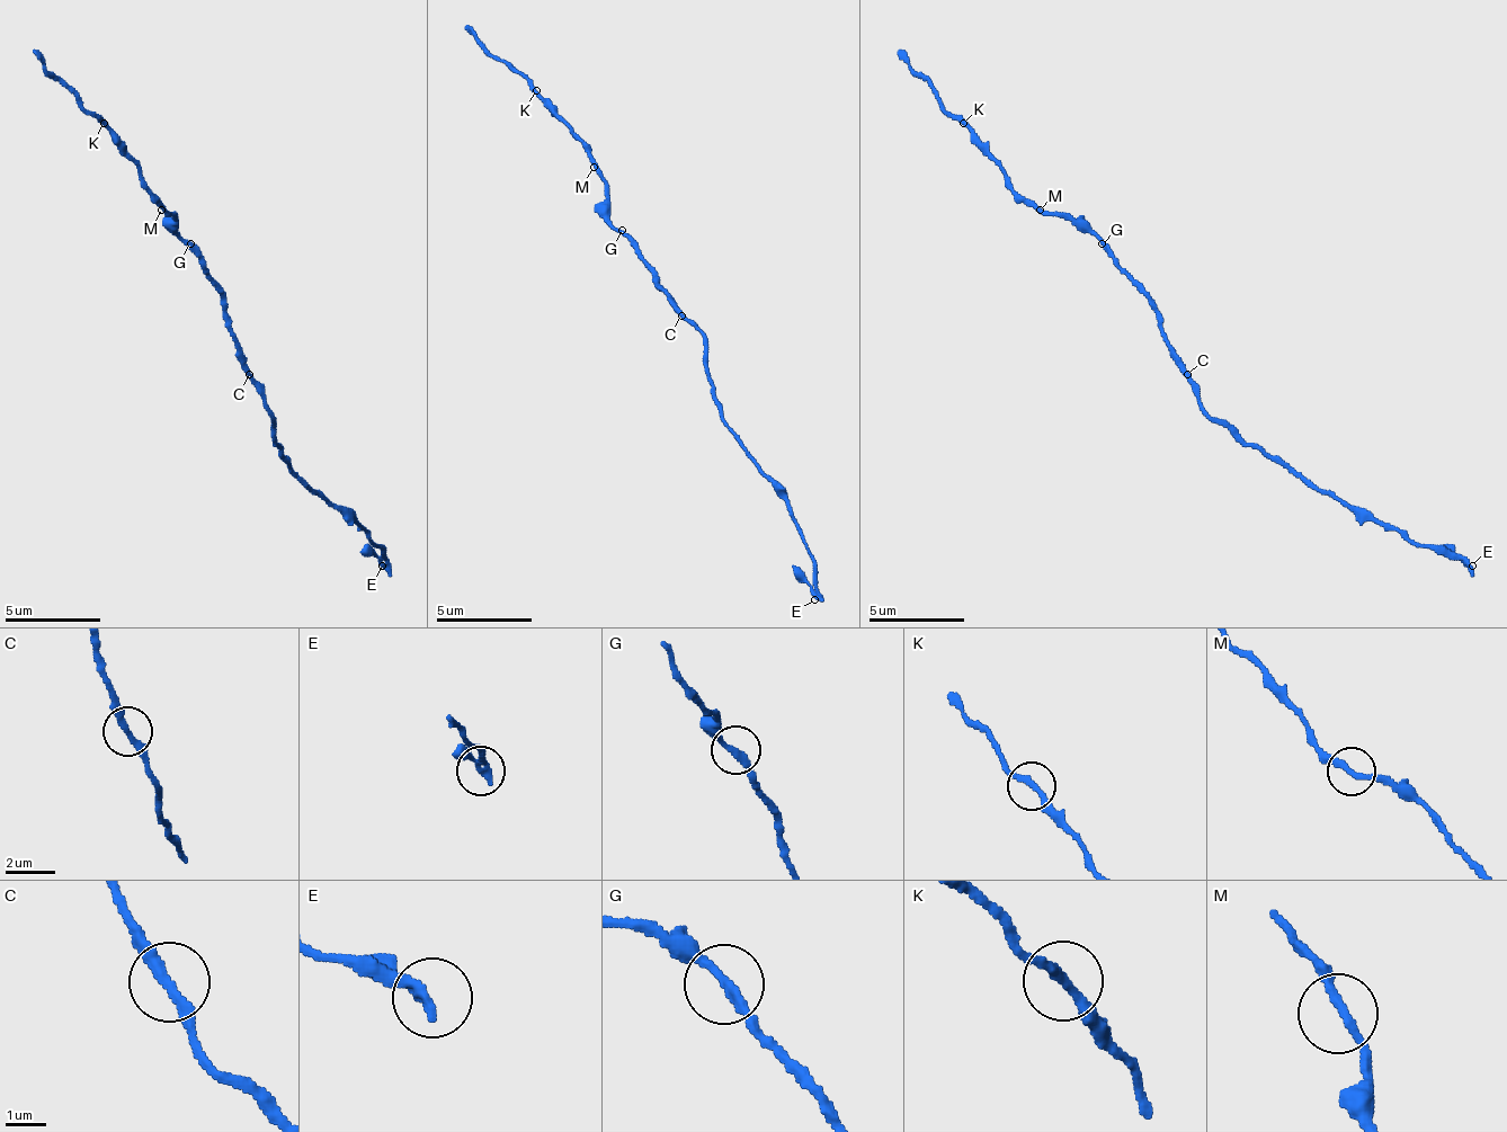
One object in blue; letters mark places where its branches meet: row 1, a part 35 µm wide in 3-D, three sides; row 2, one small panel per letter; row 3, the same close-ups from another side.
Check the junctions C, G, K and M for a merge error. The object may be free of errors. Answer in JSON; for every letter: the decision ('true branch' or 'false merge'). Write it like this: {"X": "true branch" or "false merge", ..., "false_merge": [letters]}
{"C": "false merge", "G": "true branch", "K": "true branch", "M": "true branch", "false_merge": ["C"]}

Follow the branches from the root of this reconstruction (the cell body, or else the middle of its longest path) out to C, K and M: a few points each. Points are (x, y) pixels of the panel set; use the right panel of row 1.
C: (1165, 335), (1169, 339), (1169, 354), (1188, 373)
K: (1165, 335), (1155, 301), (1116, 257), (1069, 219), (1035, 210), (1010, 185), (1001, 161), (963, 123)
M: (1165, 335), (1155, 301), (1116, 263), (1112, 252), (1093, 233), (1082, 233), (1069, 219), (1044, 214), (1040, 210)

